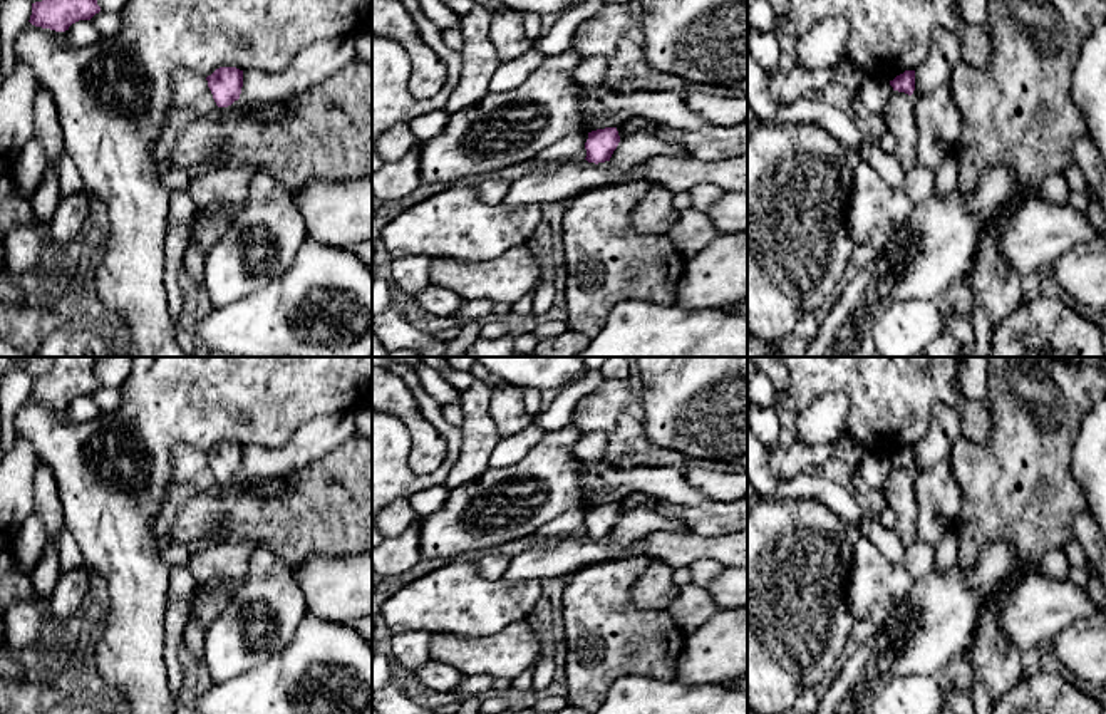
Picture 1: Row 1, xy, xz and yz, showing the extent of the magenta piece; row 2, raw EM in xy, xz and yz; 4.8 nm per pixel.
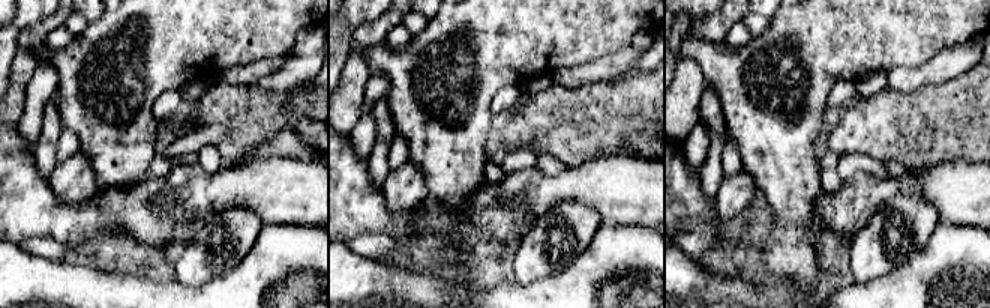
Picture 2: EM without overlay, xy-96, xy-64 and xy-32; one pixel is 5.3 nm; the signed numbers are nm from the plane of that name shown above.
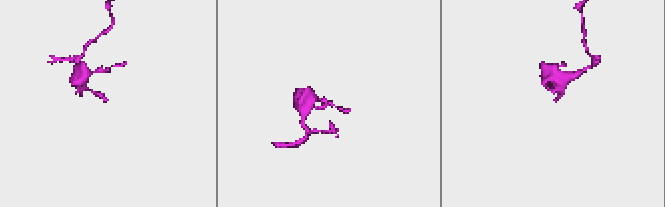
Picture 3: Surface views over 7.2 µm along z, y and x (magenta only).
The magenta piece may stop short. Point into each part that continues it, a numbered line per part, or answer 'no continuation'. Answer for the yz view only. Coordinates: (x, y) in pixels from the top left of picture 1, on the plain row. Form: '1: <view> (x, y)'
no continuation

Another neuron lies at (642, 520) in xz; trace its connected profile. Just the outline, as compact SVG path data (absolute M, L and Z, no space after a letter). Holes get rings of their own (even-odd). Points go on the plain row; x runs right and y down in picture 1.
M638 506L628 513L620 515L613 526L610 538L615 545L628 545L649 533L667 530L687 533L689 528L684 521L667 518L650 506Z

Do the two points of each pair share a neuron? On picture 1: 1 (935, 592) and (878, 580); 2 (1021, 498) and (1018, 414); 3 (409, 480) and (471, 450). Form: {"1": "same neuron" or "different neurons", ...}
{"1": "different neurons", "2": "same neuron", "3": "different neurons"}

